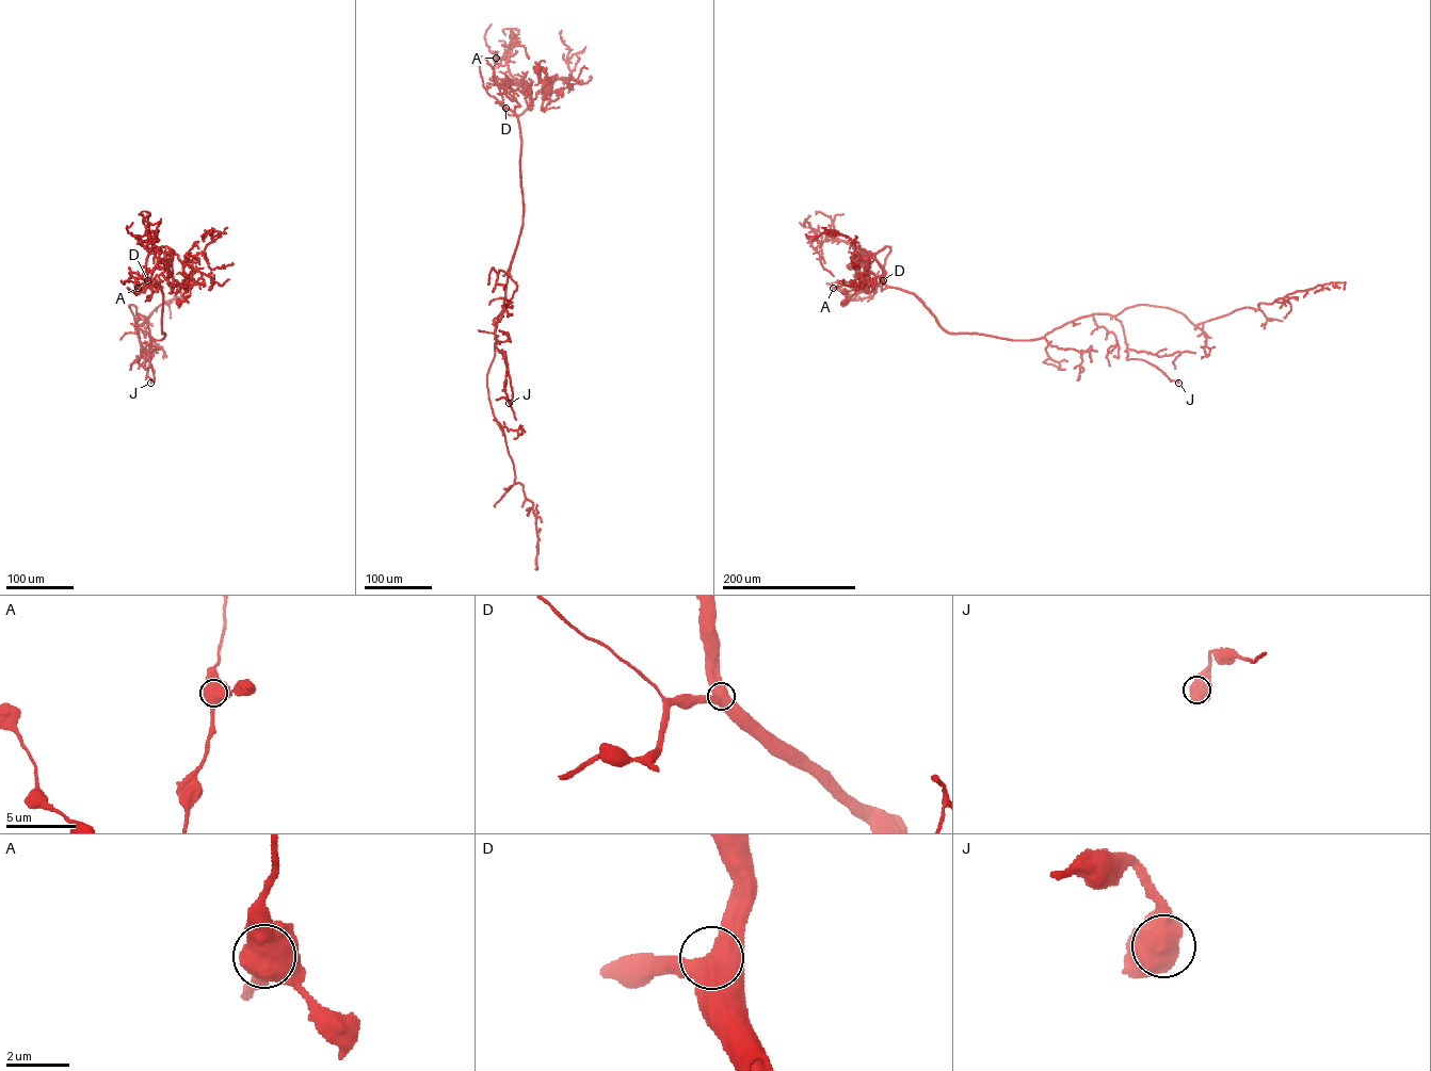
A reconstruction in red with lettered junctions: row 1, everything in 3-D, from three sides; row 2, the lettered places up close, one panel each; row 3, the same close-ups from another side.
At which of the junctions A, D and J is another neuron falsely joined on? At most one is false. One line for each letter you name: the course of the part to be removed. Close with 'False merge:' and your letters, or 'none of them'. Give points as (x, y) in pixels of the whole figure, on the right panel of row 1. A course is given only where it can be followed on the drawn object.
False merge: none of them

